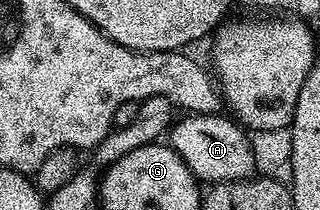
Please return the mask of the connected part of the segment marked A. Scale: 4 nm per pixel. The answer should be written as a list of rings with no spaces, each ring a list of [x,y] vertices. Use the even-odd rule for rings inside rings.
[[[188,113],[180,118],[184,119],[178,120],[177,123],[175,120],[171,124],[166,139],[176,150],[178,157],[186,161],[186,165],[197,180],[208,185],[215,185],[233,183],[239,179],[251,179],[257,174],[249,132],[237,123],[235,118],[224,113],[215,115]]]

